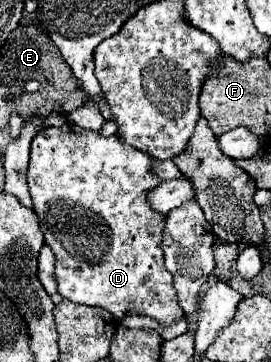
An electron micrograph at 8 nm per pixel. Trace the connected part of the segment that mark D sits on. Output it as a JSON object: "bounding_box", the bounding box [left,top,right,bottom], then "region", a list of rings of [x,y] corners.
{"bounding_box":[27,122,181,324],"region":[[[65,122],[63,126],[47,128],[33,138],[27,182],[45,244],[57,256],[55,276],[63,298],[77,304],[101,306],[117,320],[125,308],[137,308],[137,312],[145,312],[145,316],[153,316],[155,320],[161,320],[161,324],[171,324],[171,320],[181,316],[181,308],[177,290],[173,288],[173,276],[163,266],[161,238],[165,216],[155,212],[147,202],[149,190],[163,182],[151,168],[153,158],[125,144],[119,136],[103,136],[101,132],[83,130]]]}

